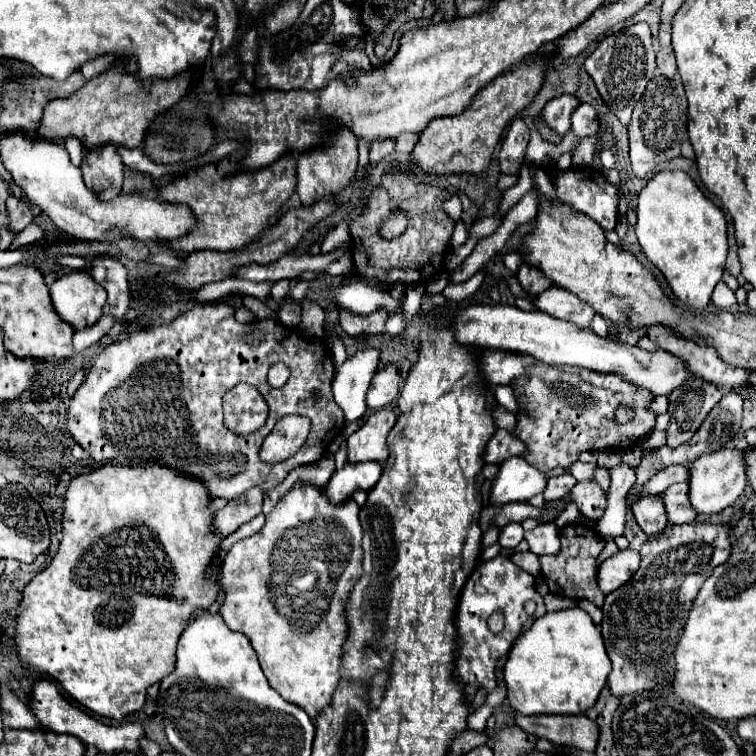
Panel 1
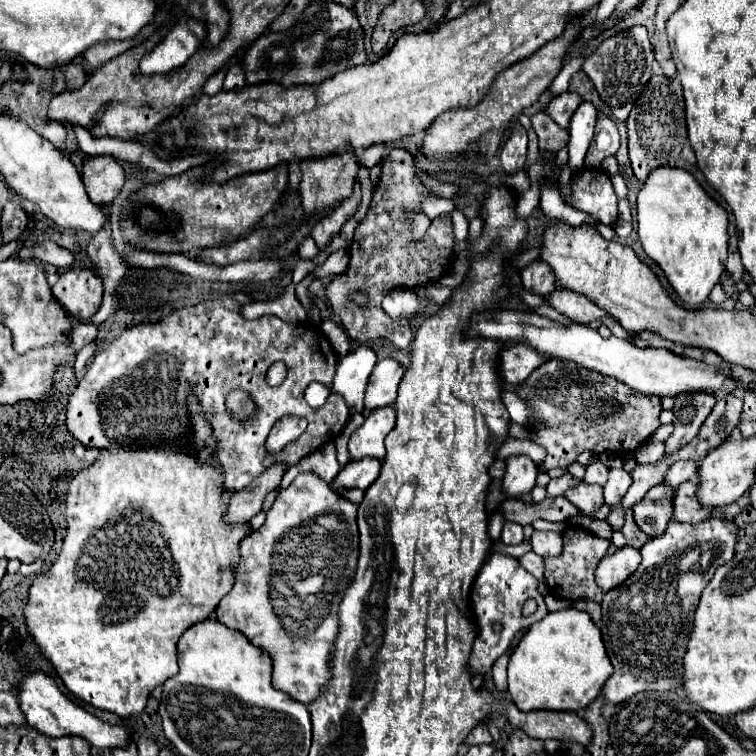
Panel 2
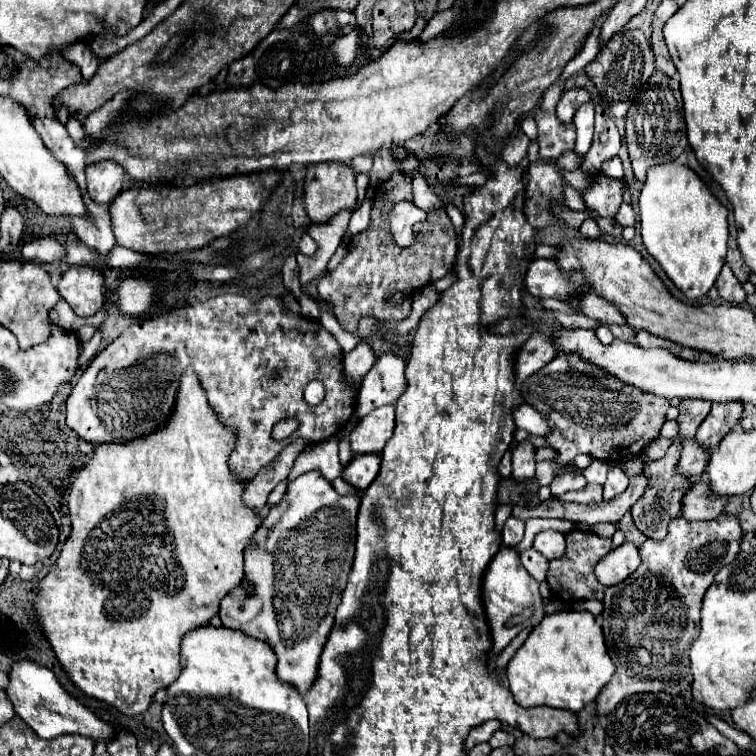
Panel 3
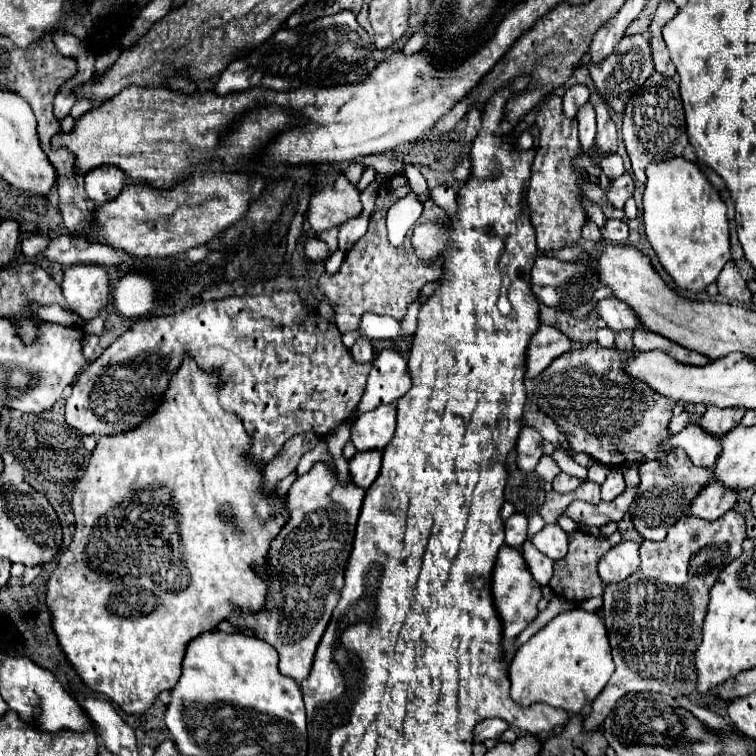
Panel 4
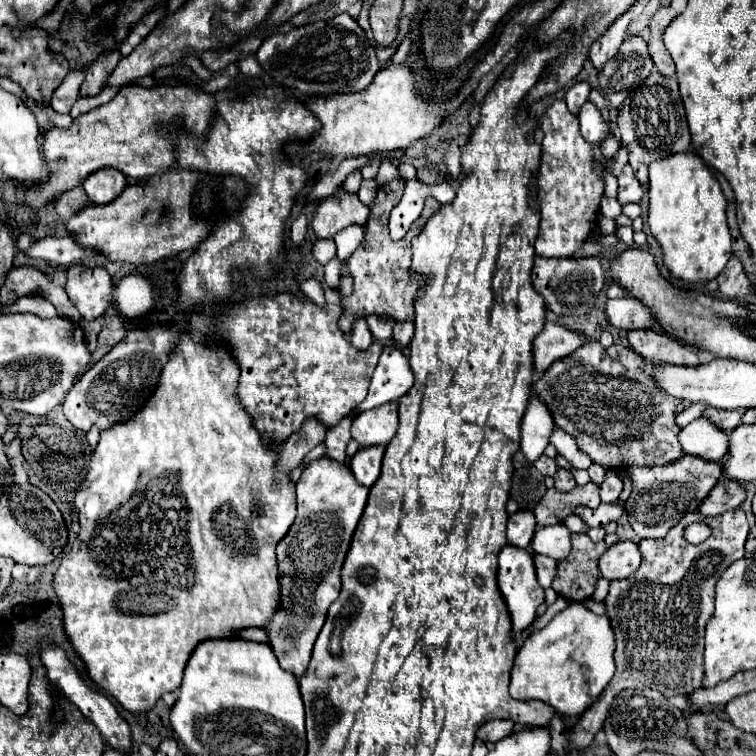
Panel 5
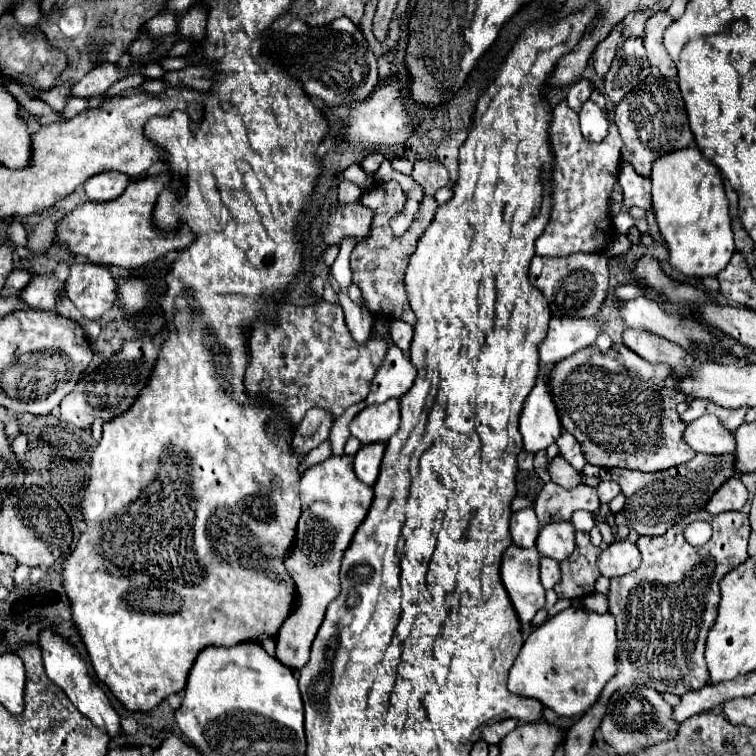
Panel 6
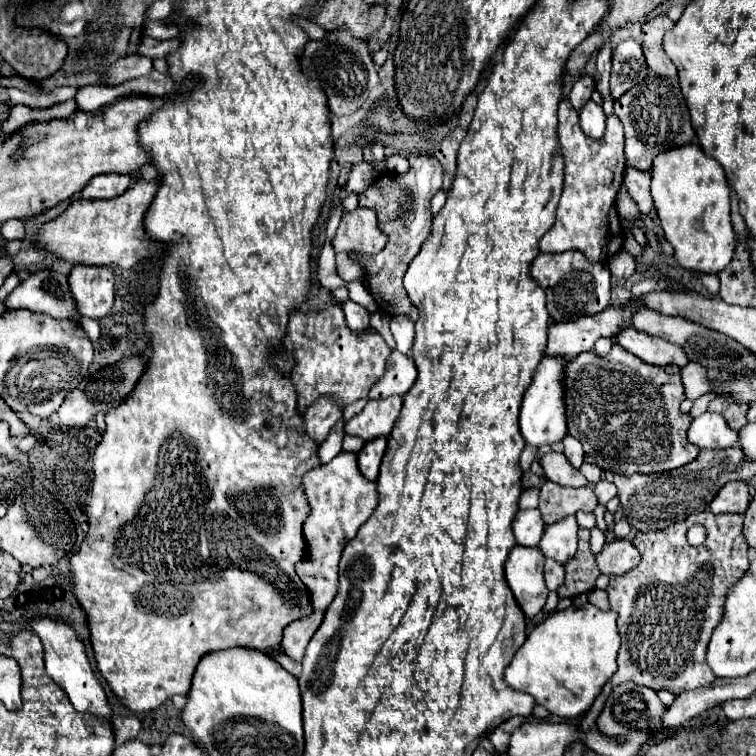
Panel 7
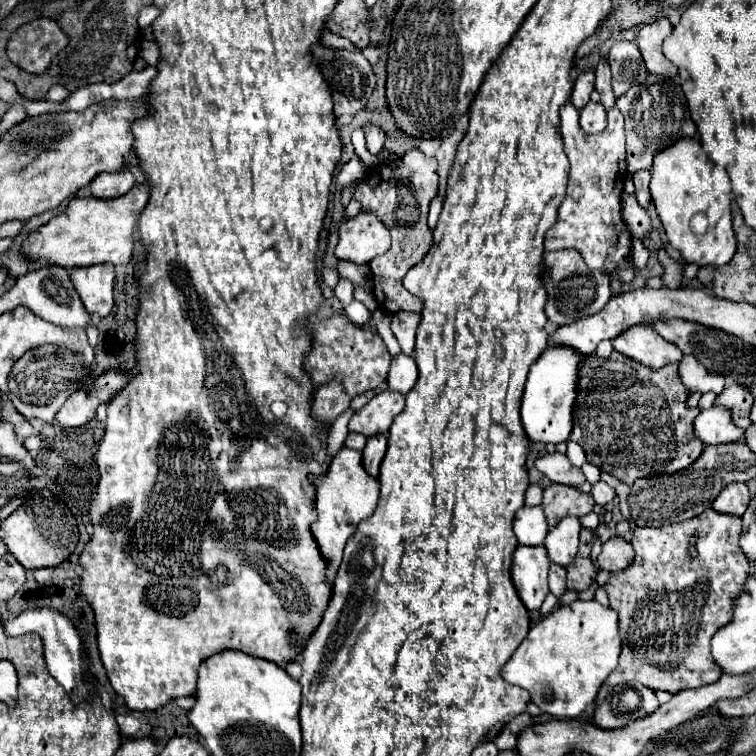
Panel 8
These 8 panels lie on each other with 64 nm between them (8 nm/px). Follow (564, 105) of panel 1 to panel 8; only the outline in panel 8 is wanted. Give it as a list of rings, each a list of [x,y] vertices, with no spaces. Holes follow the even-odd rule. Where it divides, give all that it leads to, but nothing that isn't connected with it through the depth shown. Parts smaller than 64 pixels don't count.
[[[586,70],[578,76],[572,92],[572,104],[582,110],[590,102],[590,94],[594,90],[594,70]]]

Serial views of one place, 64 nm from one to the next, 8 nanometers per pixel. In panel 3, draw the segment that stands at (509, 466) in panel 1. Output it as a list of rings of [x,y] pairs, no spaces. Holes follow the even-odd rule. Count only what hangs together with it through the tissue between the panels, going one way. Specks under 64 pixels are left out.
[[[522,440],[512,452],[512,476],[516,480],[528,480],[534,476],[536,466],[536,448],[532,442]]]

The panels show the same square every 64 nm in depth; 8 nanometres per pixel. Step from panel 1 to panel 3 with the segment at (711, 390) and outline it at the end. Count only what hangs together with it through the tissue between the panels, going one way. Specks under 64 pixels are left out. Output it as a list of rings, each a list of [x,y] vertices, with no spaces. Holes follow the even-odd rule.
[[[682,400],[678,410],[678,420],[704,420],[704,416],[710,412],[712,404],[704,404],[704,400]],[[672,444],[666,452],[666,456],[662,460],[654,460],[644,464],[644,476],[648,478],[648,486],[644,490],[644,494],[638,498],[638,502],[632,506],[632,520],[636,524],[636,528],[652,538],[652,540],[664,540],[666,538],[666,528],[668,524],[680,516],[682,512],[682,498],[686,496],[686,492],[692,486],[692,480],[688,476],[680,476],[678,472],[678,460],[682,454],[682,444]]]

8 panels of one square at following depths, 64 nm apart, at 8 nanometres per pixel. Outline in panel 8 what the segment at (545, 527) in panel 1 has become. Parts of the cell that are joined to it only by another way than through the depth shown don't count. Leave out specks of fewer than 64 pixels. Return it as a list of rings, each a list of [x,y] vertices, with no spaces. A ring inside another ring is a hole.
[[[566,516],[564,520],[560,520],[560,524],[550,528],[550,532],[544,540],[544,546],[554,564],[568,566],[574,560],[576,550],[578,550],[580,528],[582,526],[576,516]]]

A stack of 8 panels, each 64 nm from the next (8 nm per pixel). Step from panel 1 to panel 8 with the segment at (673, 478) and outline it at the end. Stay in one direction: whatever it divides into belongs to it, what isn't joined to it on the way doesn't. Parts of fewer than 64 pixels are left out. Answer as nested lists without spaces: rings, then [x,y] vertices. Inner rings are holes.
[[[710,406],[694,420],[694,430],[704,444],[726,444],[744,440],[744,430],[732,420],[732,412],[724,406]]]

